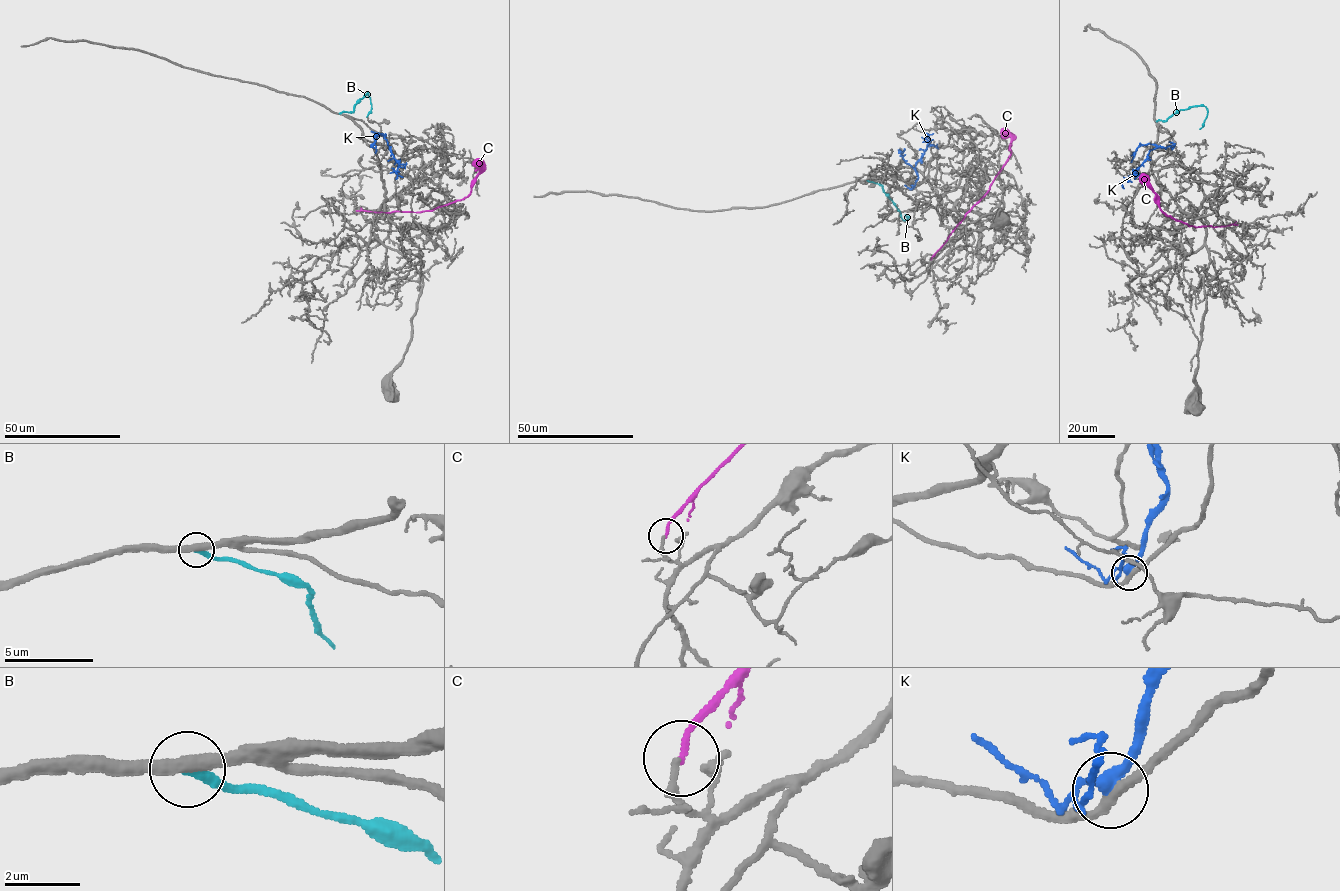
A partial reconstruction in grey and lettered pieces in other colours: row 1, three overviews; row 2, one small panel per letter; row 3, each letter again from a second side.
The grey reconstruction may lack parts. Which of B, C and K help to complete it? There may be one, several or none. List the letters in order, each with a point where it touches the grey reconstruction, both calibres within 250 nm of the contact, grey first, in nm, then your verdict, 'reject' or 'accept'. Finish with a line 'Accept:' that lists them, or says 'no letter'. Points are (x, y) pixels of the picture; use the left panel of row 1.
B: contact (340, 113); calibres 360 and 280 nm; reject
C: contact (356, 210); calibres 170 and 160 nm; reject
K: contact (378, 133); calibres 240 and 320 nm; reject
Accept: no letter

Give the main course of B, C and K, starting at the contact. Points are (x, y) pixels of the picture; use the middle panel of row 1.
B: (867, 180), (880, 183), (905, 220), (908, 217), (905, 214)
C: (931, 259), (987, 191), (1011, 152), (1010, 136), (1003, 129)
K: (913, 188), (918, 177), (916, 164), (929, 145), (926, 134), (933, 133)

